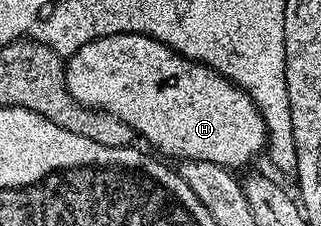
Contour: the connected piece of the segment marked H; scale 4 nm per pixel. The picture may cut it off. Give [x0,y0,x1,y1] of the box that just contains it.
[64,34,268,168]

